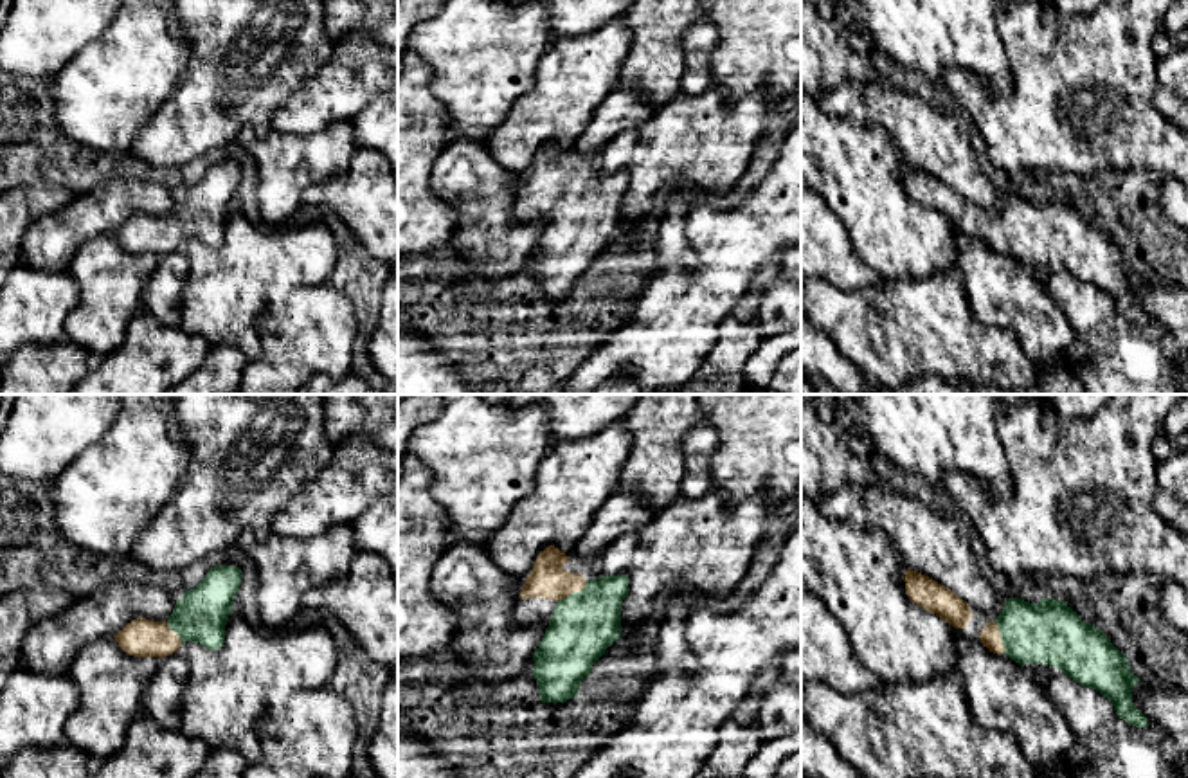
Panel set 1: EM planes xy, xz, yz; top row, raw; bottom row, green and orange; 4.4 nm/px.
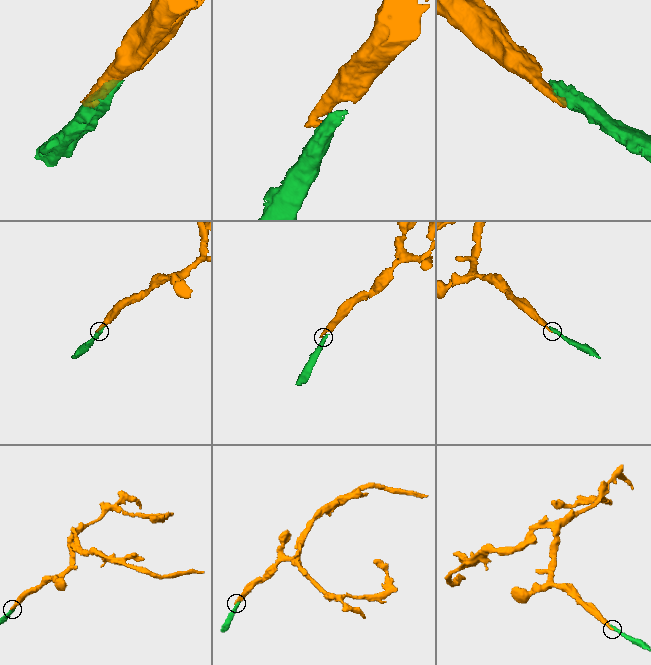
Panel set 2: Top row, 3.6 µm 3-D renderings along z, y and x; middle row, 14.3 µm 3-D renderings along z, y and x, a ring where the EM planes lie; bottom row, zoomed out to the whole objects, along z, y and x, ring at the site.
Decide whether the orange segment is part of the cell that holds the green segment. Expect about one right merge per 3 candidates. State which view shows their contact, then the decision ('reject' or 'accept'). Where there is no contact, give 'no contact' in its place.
xz | accept

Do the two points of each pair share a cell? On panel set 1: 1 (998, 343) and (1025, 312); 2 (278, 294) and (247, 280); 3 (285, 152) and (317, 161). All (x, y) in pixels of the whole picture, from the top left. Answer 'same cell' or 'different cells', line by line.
1: different cells
2: different cells
3: same cell

